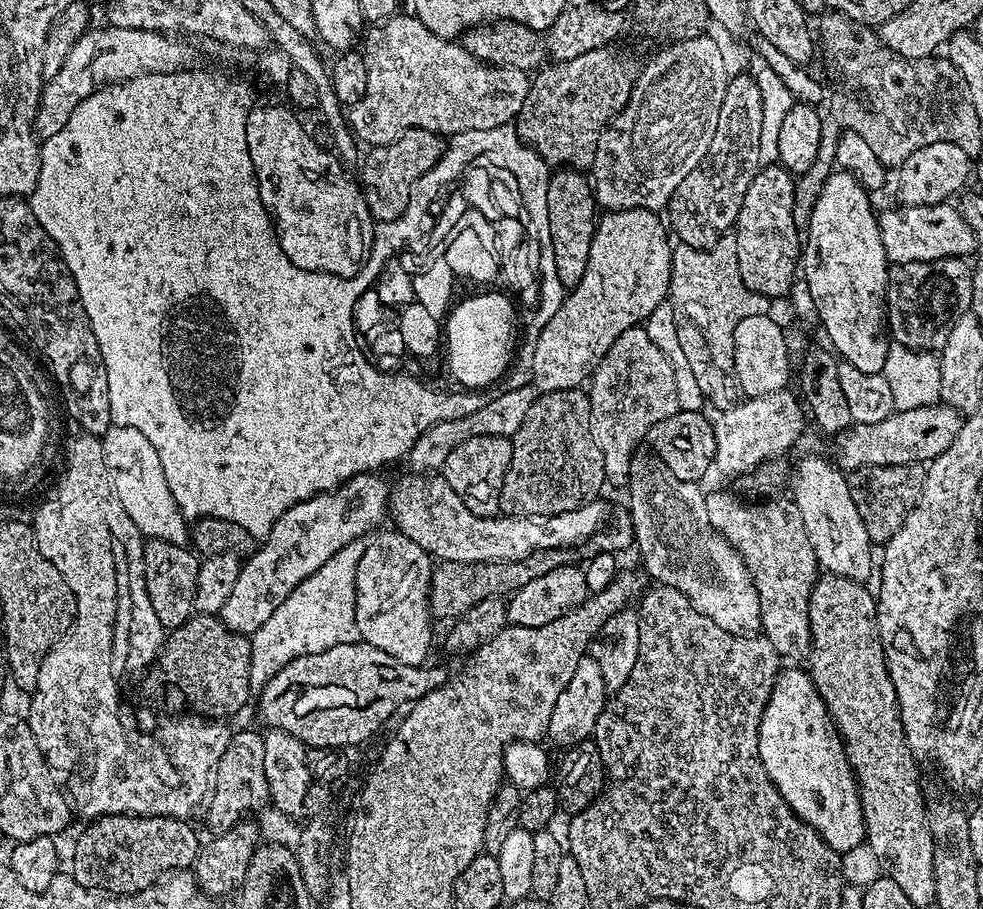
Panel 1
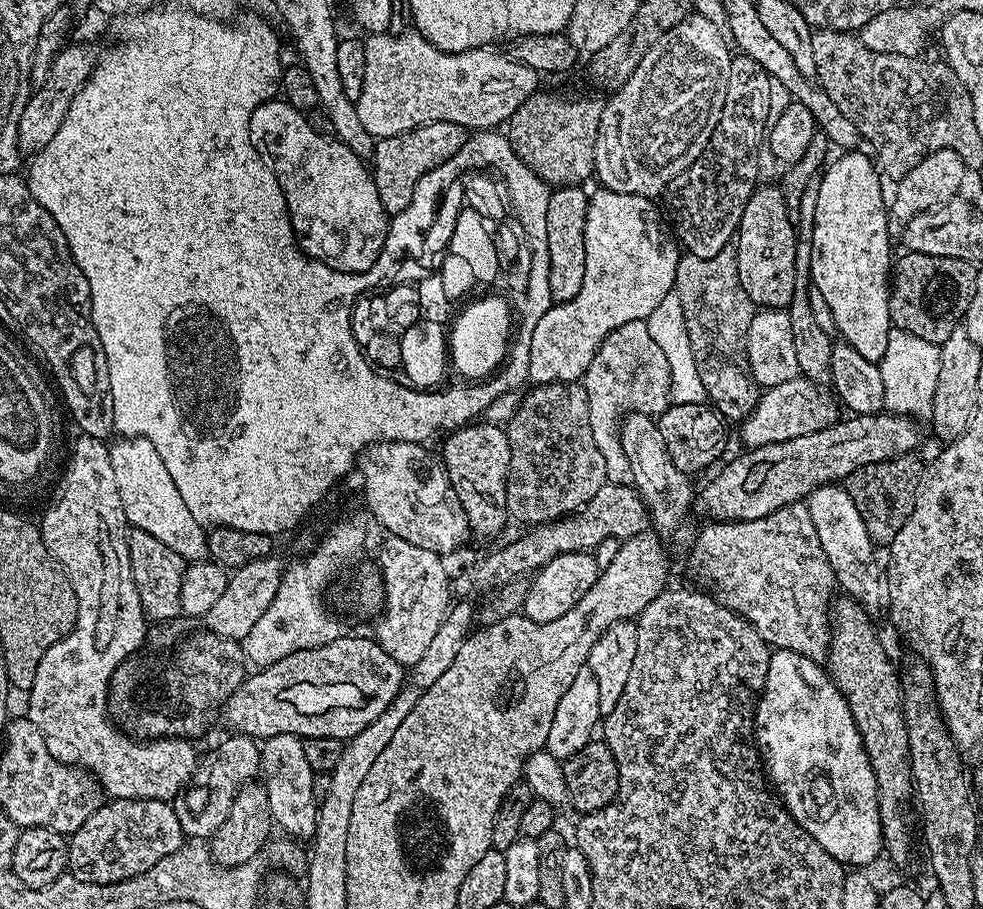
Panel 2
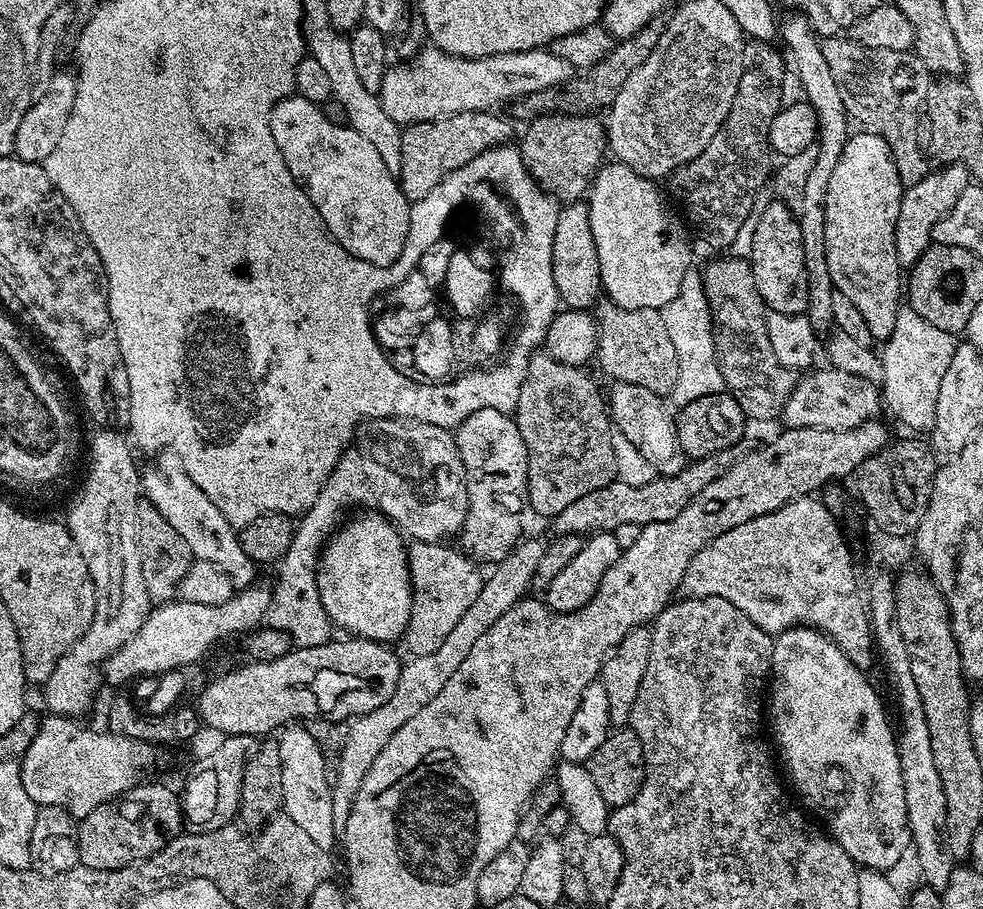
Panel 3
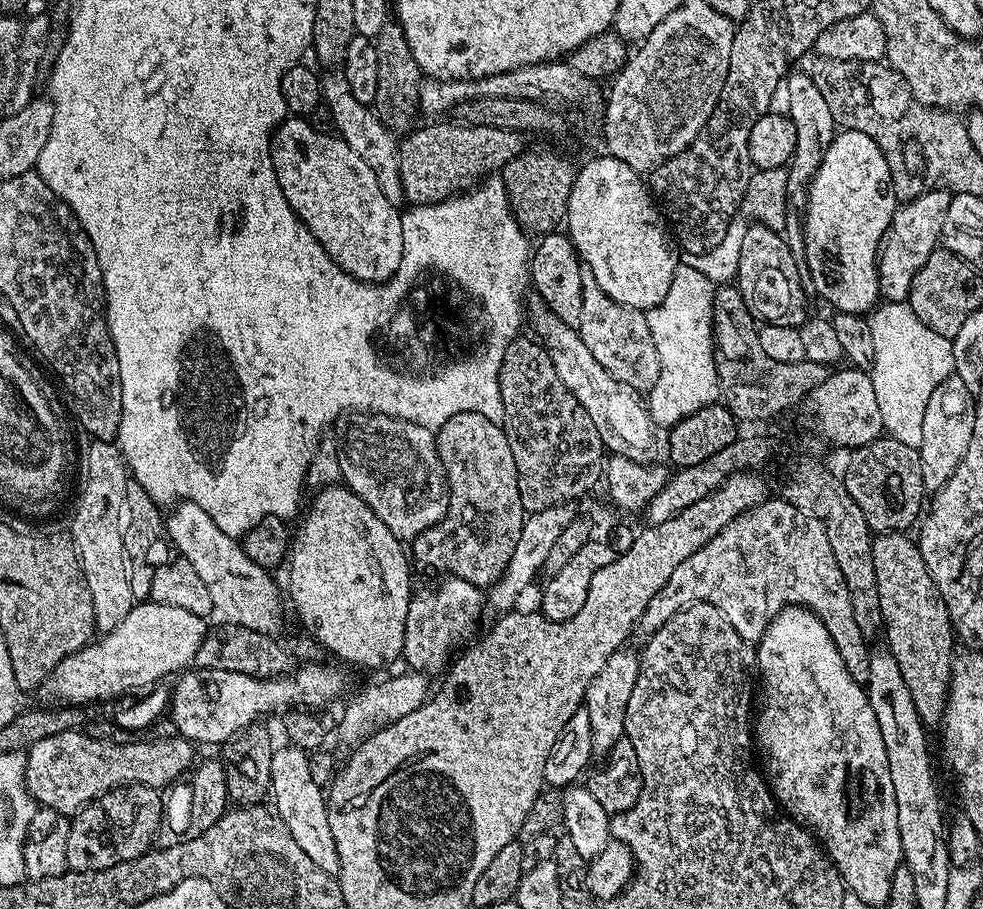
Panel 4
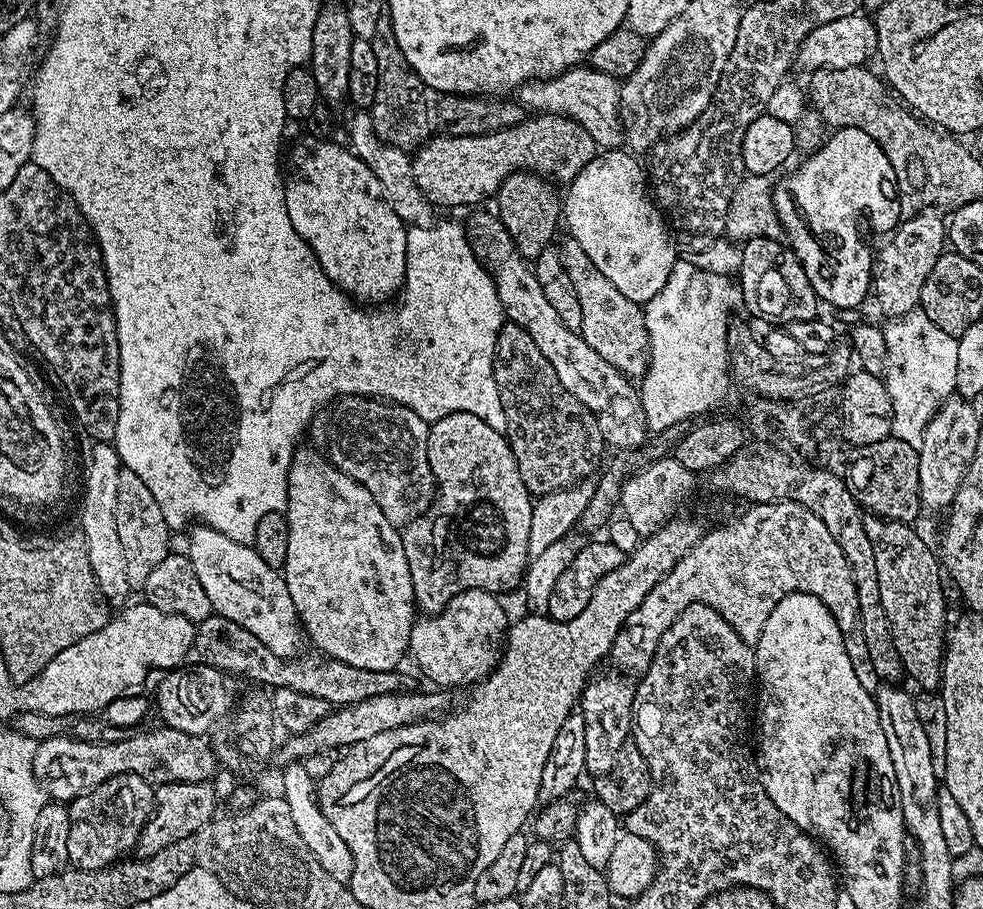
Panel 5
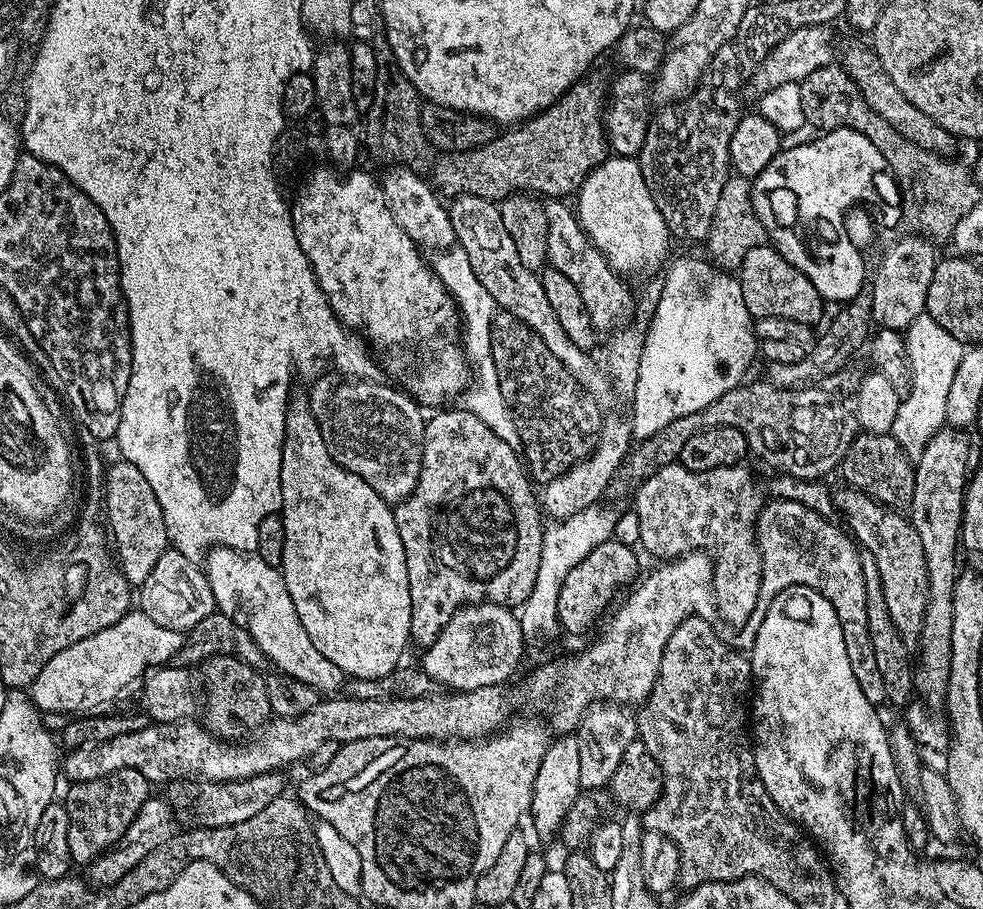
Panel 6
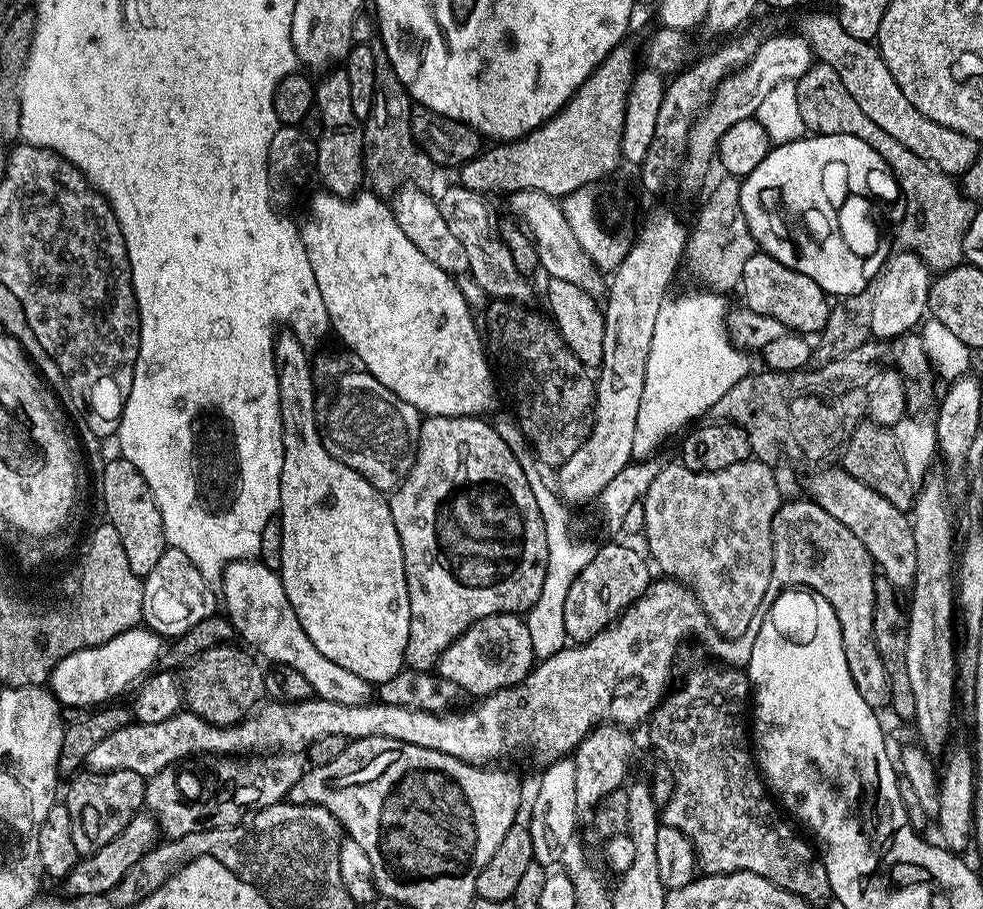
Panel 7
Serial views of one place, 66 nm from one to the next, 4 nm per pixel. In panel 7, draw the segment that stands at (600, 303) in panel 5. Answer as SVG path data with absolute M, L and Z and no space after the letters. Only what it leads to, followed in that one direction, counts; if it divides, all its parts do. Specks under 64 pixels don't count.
M522 189L511 193L512 212L517 221L530 233L532 241L536 243L540 268L548 271L551 279L562 282L574 282L574 286L582 286L591 296L600 298L606 292L606 280L599 268L586 254L586 250L574 238L574 230L570 230L570 222L566 218L563 207L553 197Z

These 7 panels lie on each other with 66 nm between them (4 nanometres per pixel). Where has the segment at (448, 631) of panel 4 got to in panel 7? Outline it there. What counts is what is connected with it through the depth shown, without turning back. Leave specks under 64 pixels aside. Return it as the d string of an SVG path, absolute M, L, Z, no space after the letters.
M499 612L493 616L487 616L476 620L464 631L464 633L451 644L451 646L440 655L438 665L439 675L457 683L466 694L476 695L476 698L483 698L503 688L509 688L515 684L521 684L532 671L537 663L537 656L534 654L534 646L530 646L530 630L527 623L519 615L511 612Z

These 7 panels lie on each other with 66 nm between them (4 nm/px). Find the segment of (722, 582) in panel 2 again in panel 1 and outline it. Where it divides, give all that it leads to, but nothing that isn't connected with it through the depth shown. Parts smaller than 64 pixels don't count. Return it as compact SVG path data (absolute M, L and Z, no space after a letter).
M733 492L707 493L704 505L708 517L716 530L739 550L750 570L760 599L760 626L763 635L767 636L782 658L788 659L789 656L792 659L789 661L800 662L803 656L805 659L812 651L808 603L812 587L818 579L814 546L810 546L806 526L802 526L802 514L798 514L798 506L788 498L749 502Z

